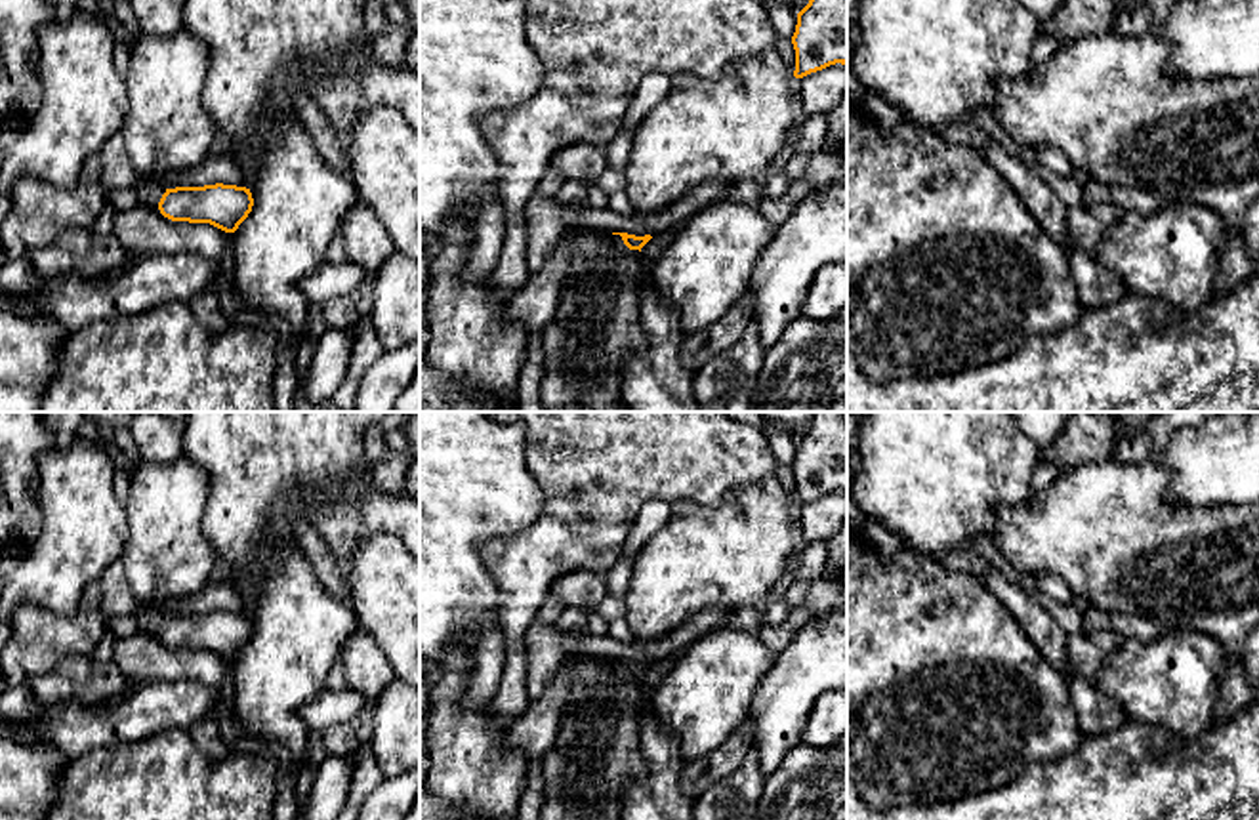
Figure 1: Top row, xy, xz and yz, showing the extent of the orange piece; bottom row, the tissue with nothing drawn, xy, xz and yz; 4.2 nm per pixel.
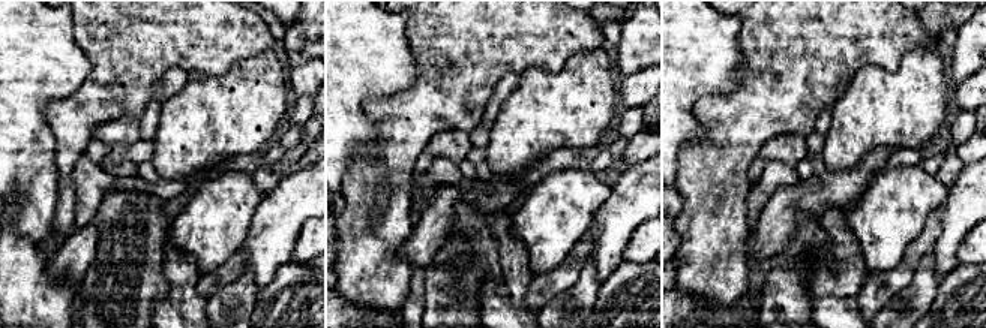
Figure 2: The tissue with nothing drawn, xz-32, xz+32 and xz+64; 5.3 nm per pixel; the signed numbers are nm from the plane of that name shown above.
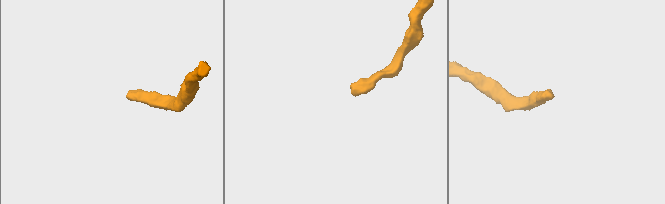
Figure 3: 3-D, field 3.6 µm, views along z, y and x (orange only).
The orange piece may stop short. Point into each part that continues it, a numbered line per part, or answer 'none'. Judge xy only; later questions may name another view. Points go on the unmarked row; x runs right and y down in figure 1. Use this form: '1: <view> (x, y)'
1: xy (149, 620)

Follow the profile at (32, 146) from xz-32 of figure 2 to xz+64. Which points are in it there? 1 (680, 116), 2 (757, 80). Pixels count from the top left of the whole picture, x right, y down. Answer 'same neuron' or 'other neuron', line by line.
1: same neuron
2: other neuron

